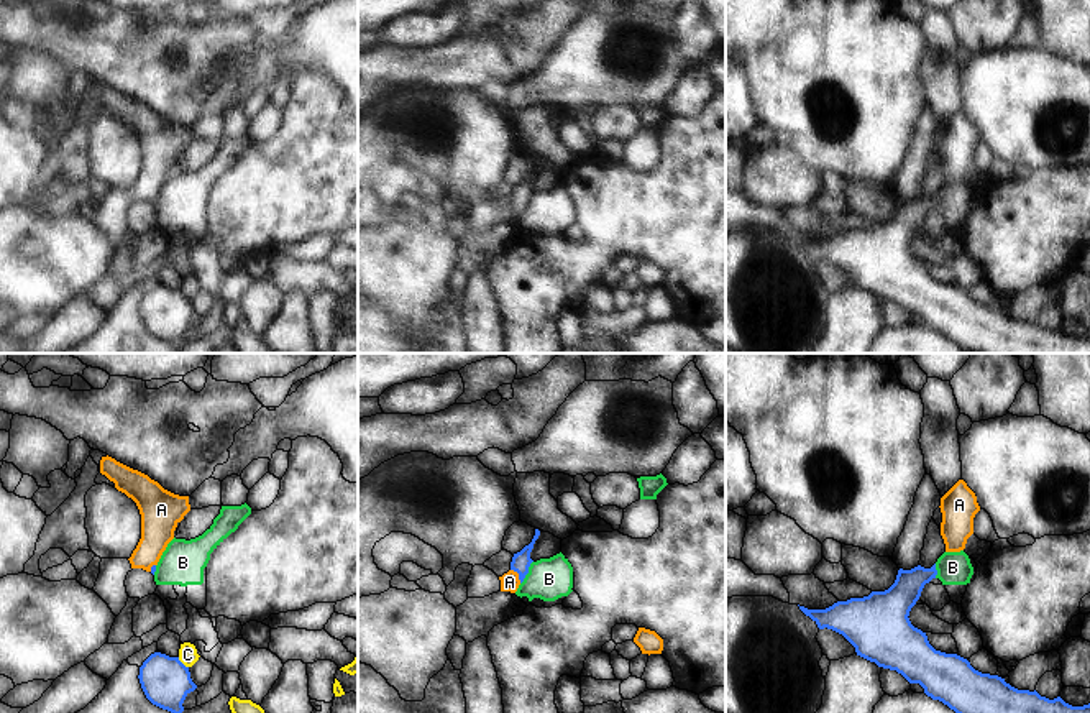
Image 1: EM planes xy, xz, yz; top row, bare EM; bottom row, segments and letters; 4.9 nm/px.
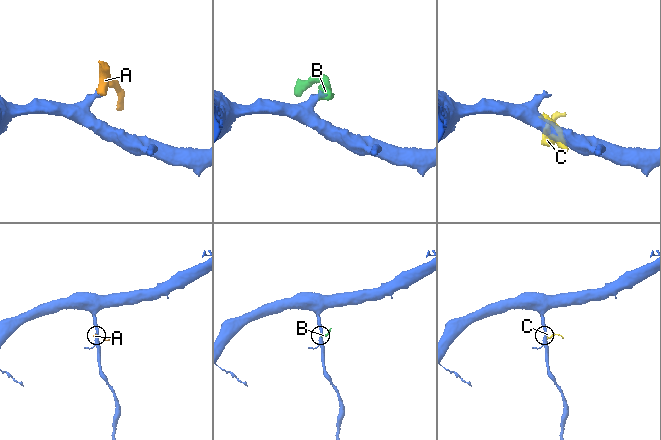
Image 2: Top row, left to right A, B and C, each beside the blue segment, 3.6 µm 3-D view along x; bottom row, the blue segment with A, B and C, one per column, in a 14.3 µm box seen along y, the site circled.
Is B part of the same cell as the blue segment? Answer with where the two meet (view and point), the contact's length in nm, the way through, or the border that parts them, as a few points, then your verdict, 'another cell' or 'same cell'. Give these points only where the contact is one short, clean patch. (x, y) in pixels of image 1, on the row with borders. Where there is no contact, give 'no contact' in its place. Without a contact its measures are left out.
contact xz (527, 572); length 130 nm; border xz (532, 561), (521, 584); another cell

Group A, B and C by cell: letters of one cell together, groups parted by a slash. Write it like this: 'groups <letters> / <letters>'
groups A / B / C

